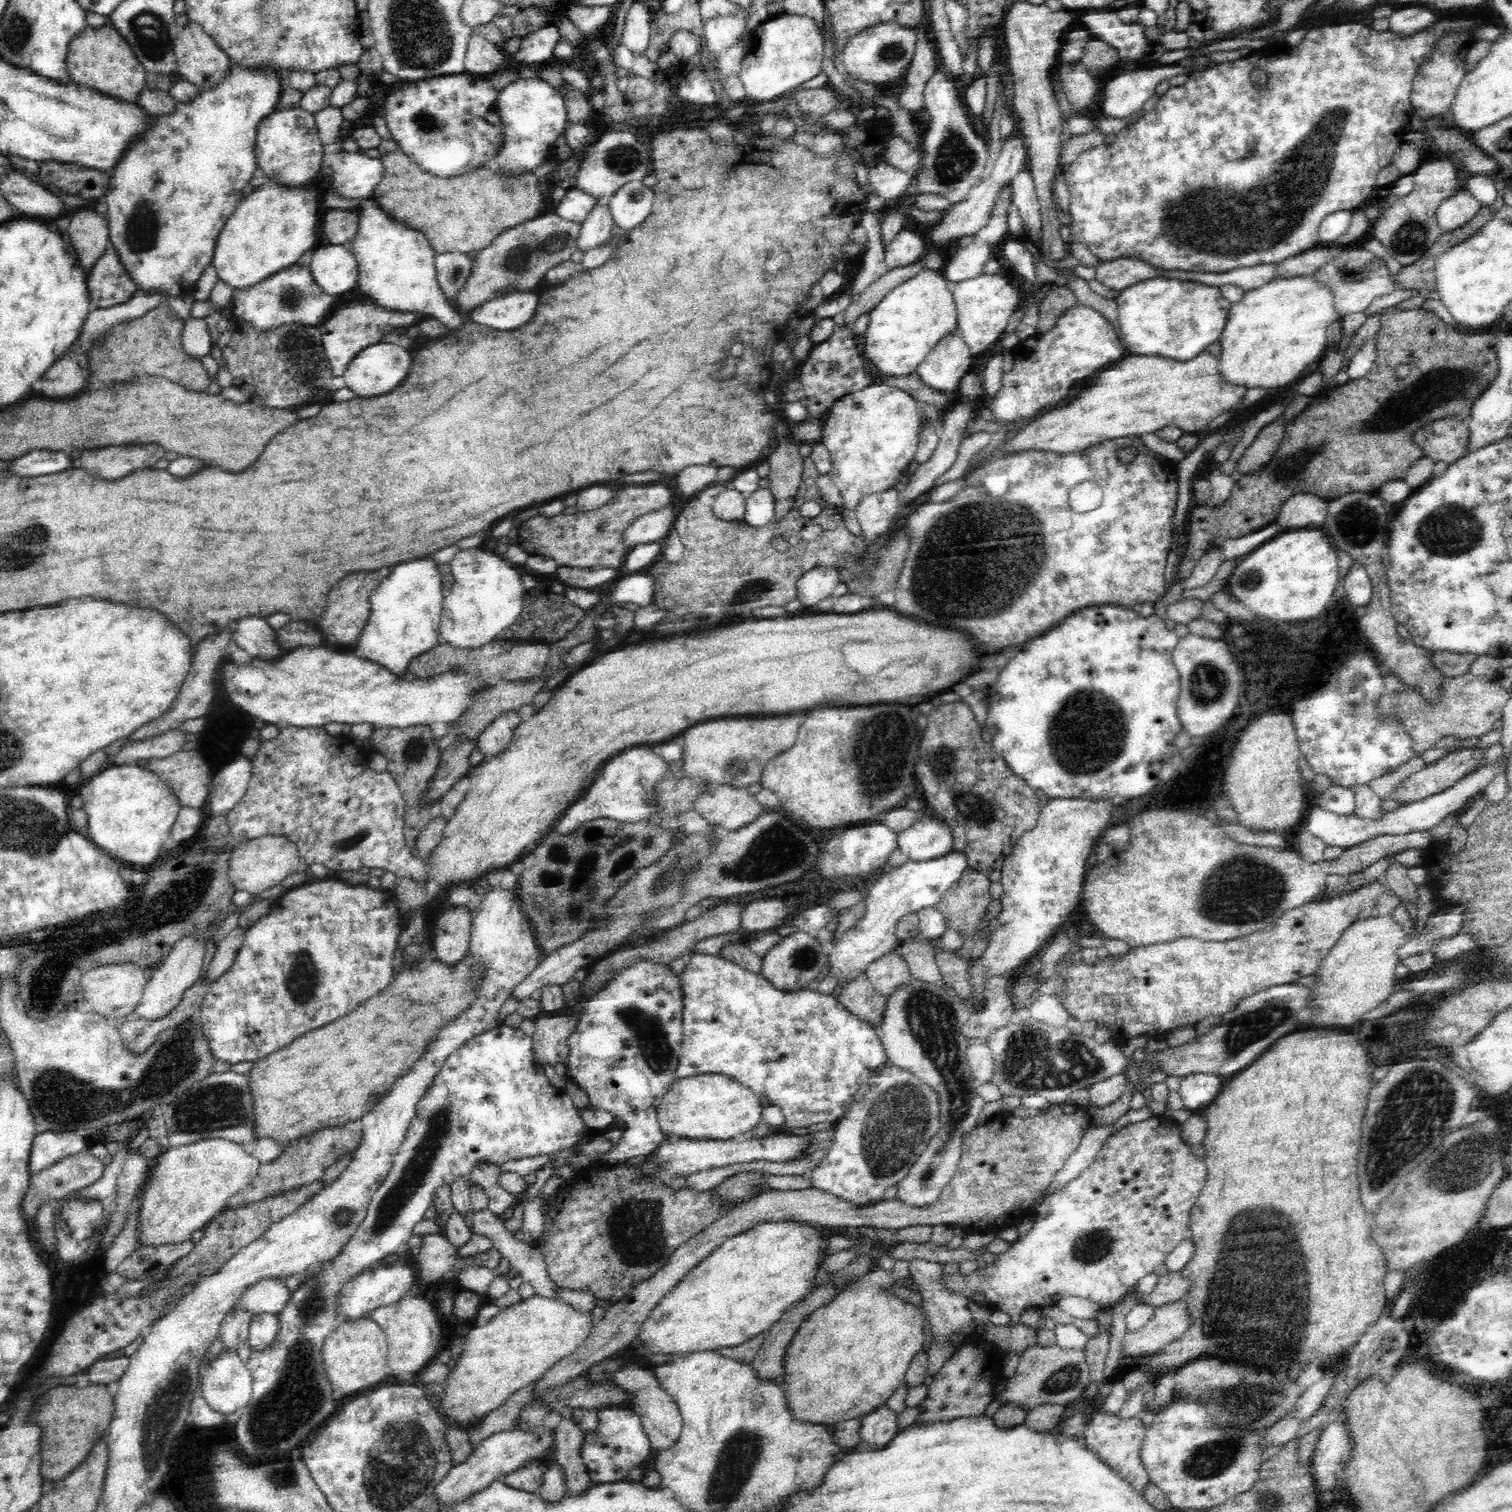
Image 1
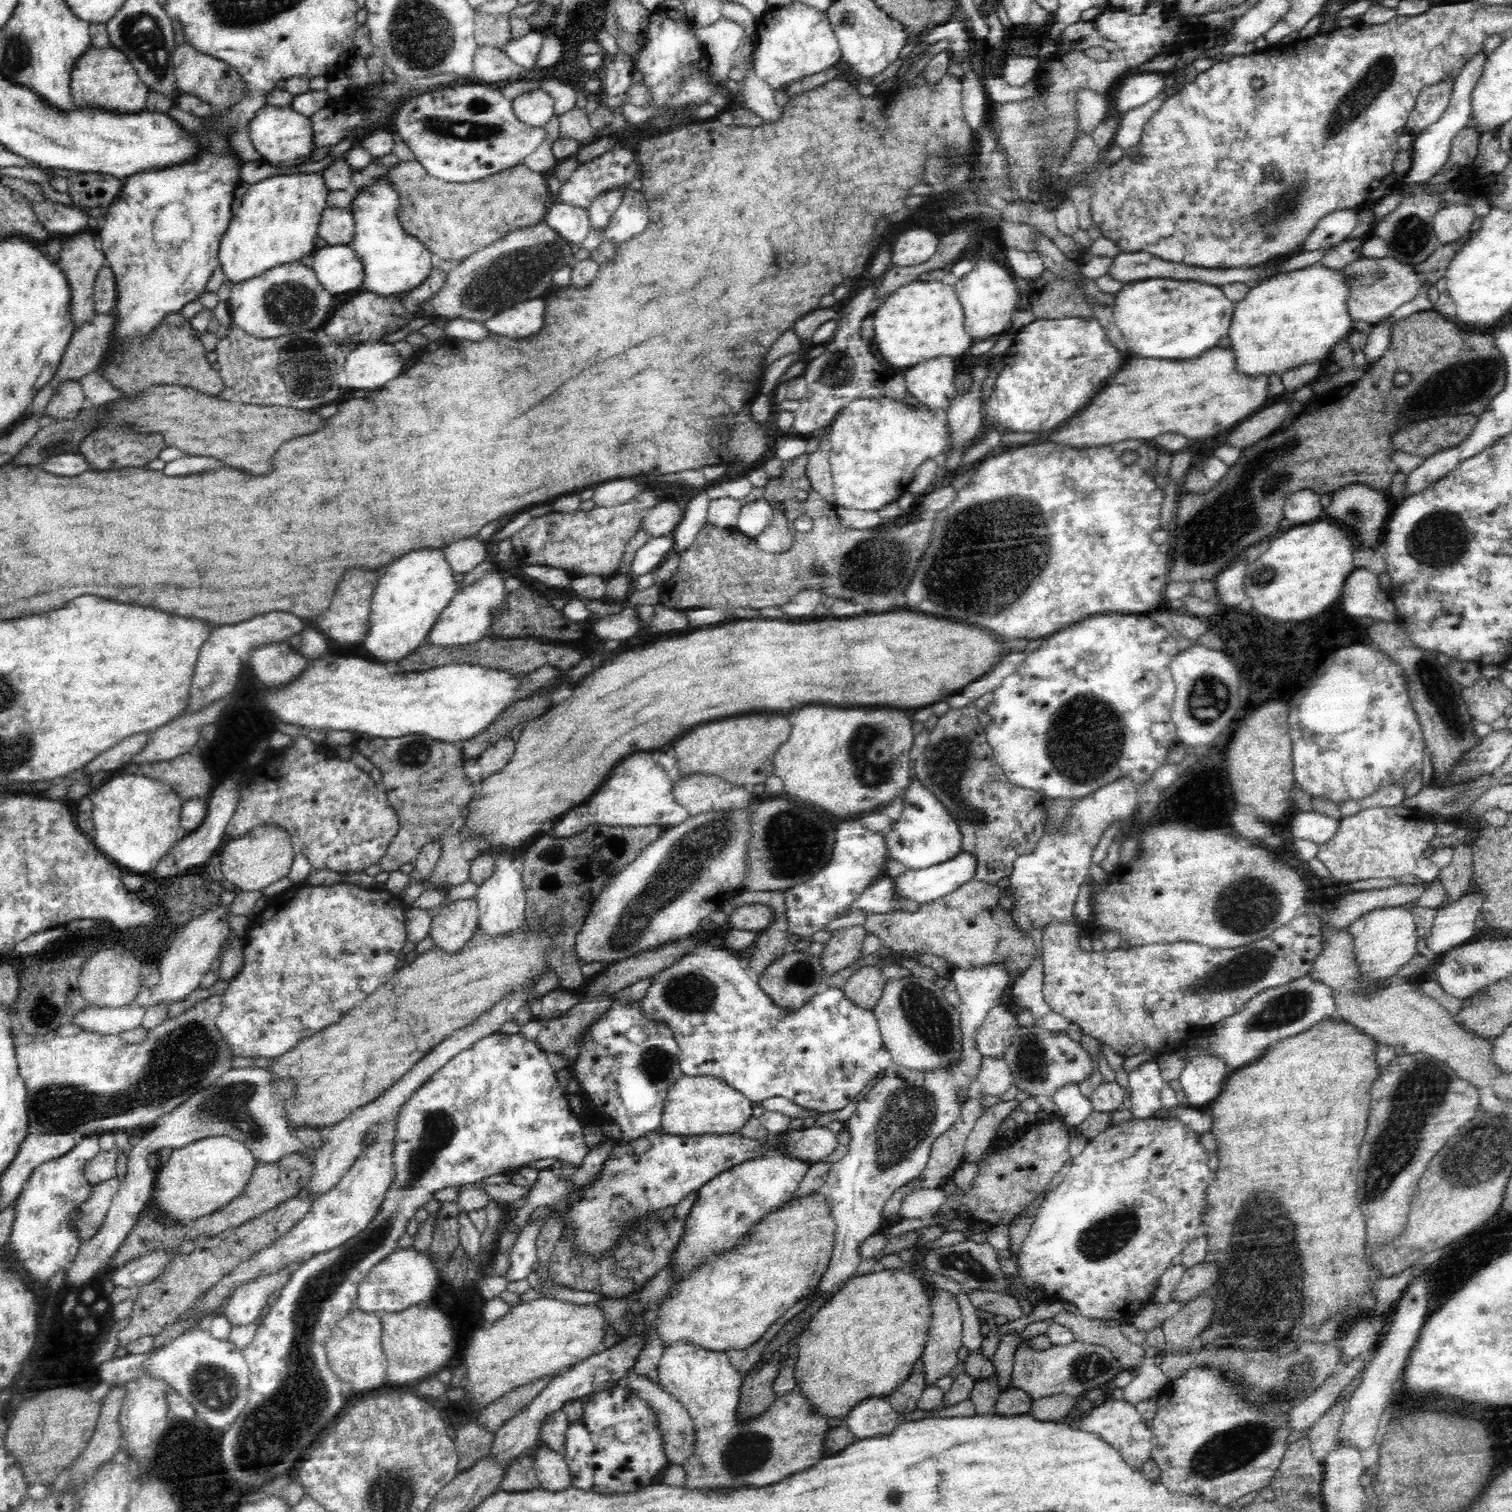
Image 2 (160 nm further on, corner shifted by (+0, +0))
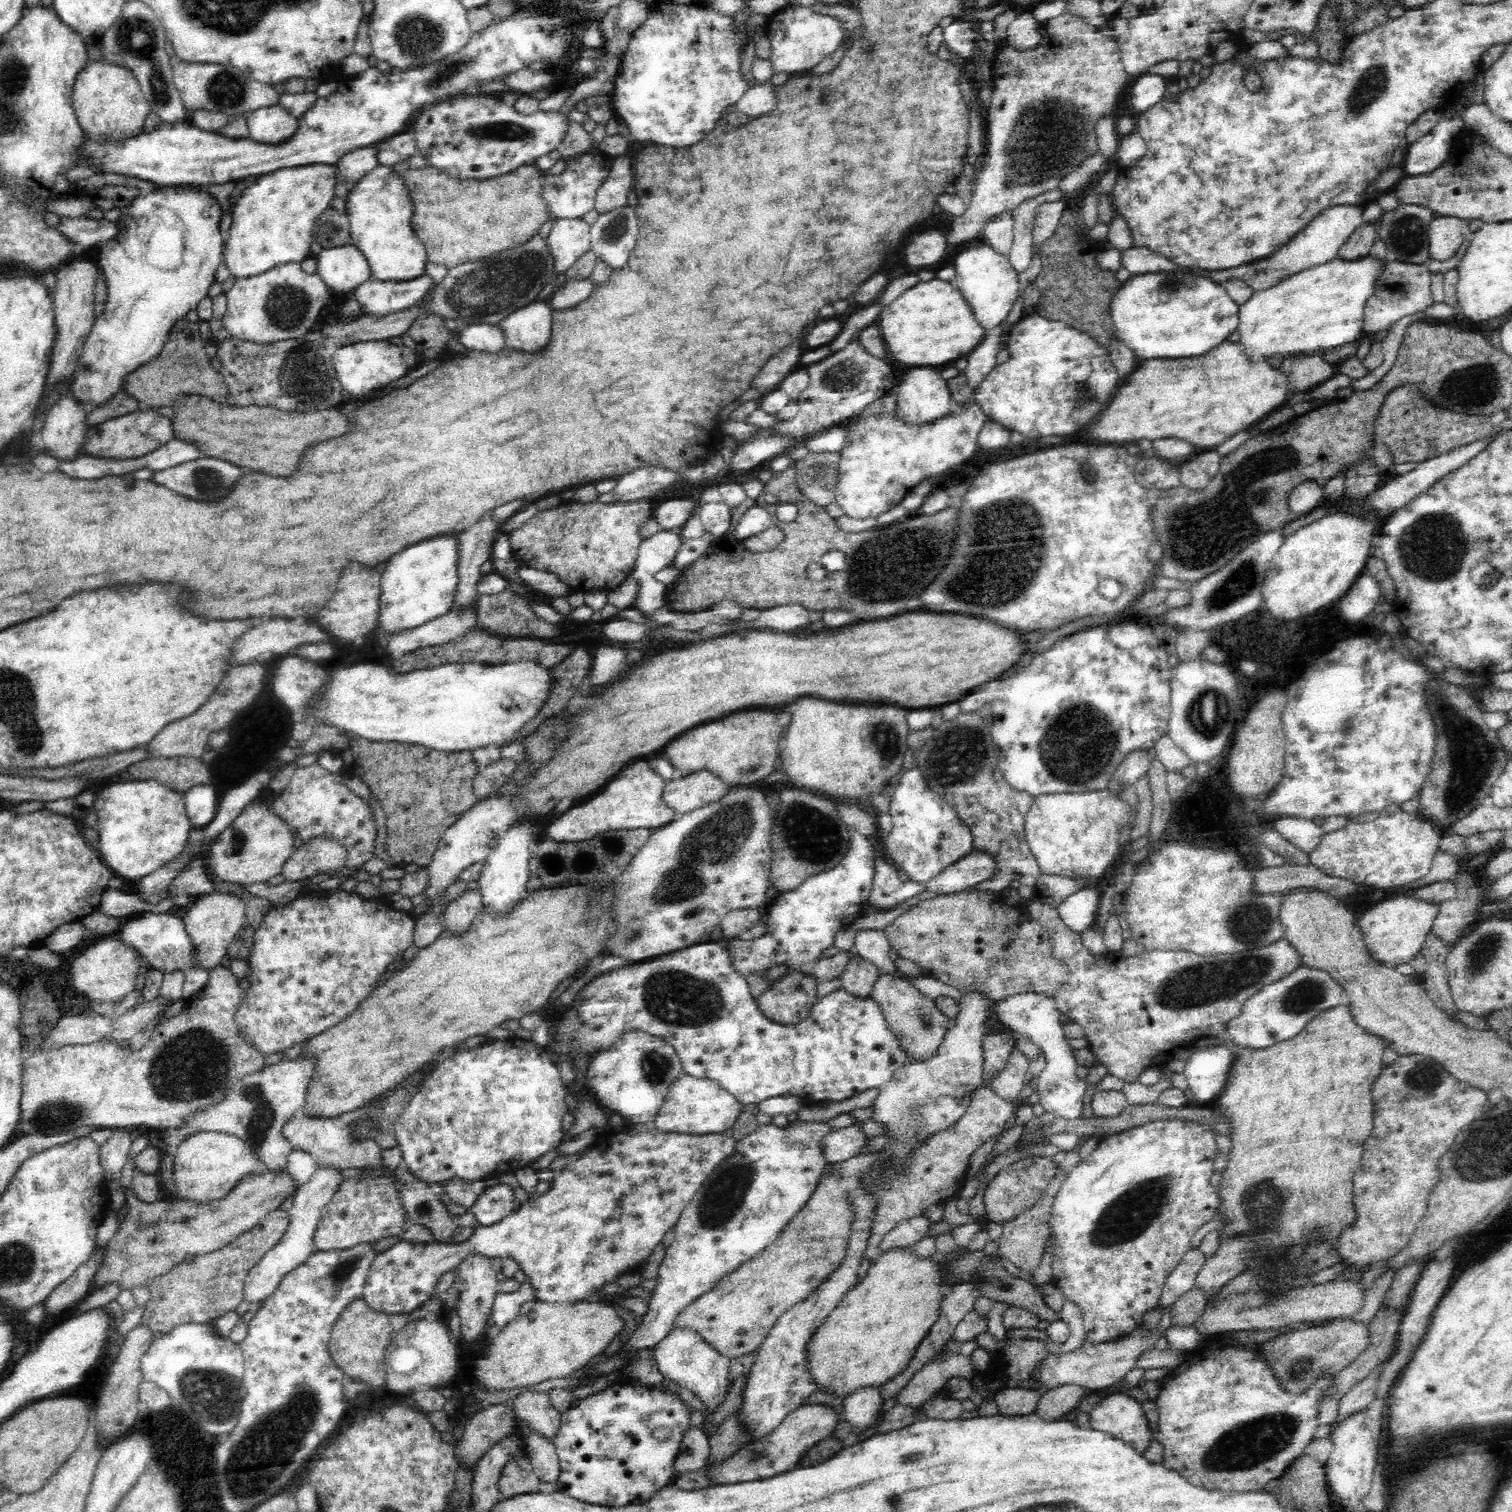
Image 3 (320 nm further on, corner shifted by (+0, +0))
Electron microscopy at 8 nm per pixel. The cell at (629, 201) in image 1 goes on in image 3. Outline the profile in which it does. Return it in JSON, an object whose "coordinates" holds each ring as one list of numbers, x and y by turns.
{"coordinates":[[624,205,612,209,610,212,599,214,597,220,591,225,591,250,596,254,597,260,606,262,612,269,620,268,628,260,634,244,638,240,639,217,635,206]]}

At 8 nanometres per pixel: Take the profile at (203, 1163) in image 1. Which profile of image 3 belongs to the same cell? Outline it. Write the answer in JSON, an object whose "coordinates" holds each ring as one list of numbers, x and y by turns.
{"coordinates":[[198,1132,183,1140,174,1153,174,1170,176,1170,176,1194,184,1200,196,1200,194,1204,208,1204,223,1199,244,1177,251,1174,258,1164,258,1157,244,1140,230,1134,218,1132]]}

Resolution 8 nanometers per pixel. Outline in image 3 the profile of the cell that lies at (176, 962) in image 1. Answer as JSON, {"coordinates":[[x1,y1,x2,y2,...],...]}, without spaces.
{"coordinates":[[211,892,198,897,196,904,182,918,185,930,193,947,191,948,191,962,201,970,210,971,211,968,225,964,226,949,236,938,236,934,246,923,246,900,234,894]]}

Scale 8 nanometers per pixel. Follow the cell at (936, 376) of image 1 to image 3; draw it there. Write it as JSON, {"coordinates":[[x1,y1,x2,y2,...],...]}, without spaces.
{"coordinates":[[924,366,906,372,898,385,894,410,904,421,938,420,950,412,951,389,939,373,943,366]]}

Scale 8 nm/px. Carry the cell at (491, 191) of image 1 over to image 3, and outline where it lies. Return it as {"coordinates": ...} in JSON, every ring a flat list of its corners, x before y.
{"coordinates":[[523,165,516,168,516,171,482,182,476,182,474,179,448,178,448,175,442,176,442,173,432,166,409,169,400,176,410,192,413,212,409,218,414,234,426,244,427,261,441,264,447,269,464,264,466,260,480,260,480,256,492,256,492,252,512,248,512,244,520,244,520,240,528,240,528,236,536,236,542,224,551,218,543,197,543,176,540,176,539,169,534,165]]}

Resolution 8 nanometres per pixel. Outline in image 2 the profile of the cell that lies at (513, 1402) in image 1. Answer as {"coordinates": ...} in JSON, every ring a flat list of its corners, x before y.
{"coordinates":[[479,1422,466,1424,456,1431,454,1442,457,1453,459,1454,458,1473,470,1468,472,1464,476,1464,476,1461,480,1457,485,1456,485,1454,489,1452,494,1435,495,1432,491,1432,491,1430,488,1432,487,1428,480,1426]]}

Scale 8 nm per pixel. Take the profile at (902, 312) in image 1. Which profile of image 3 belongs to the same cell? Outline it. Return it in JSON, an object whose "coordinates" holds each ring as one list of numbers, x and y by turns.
{"coordinates":[[931,279,916,284,914,288,908,288,906,292,900,294,892,304,888,304,882,314,880,314,880,328,882,328,881,338,884,339,885,350,890,350,890,354,910,366,924,366,924,364,946,364,955,362,961,356,971,353,982,341,984,332,976,324,972,324,972,312,968,312,968,302,964,300,964,295,960,294,957,288,952,286,952,281,941,279]]}

